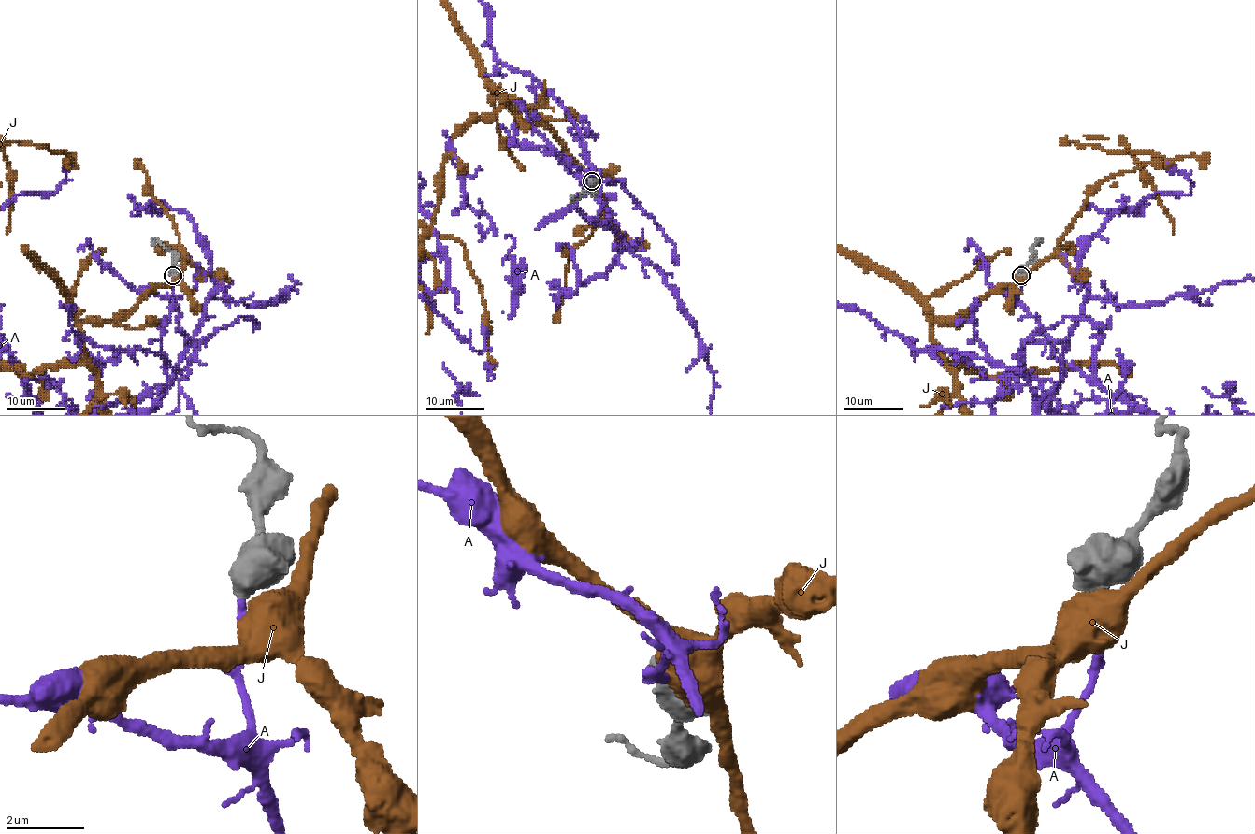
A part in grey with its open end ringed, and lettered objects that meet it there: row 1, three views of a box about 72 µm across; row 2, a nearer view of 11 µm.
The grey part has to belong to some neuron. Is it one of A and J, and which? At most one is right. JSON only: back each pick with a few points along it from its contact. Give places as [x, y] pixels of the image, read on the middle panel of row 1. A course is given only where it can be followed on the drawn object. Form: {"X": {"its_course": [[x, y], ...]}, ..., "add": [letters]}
{"add": ["A"]}

